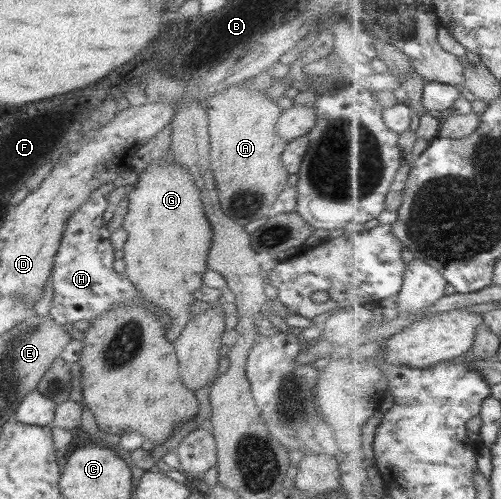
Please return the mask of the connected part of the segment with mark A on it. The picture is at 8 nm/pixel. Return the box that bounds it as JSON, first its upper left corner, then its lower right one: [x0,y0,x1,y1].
[202,78,287,226]

